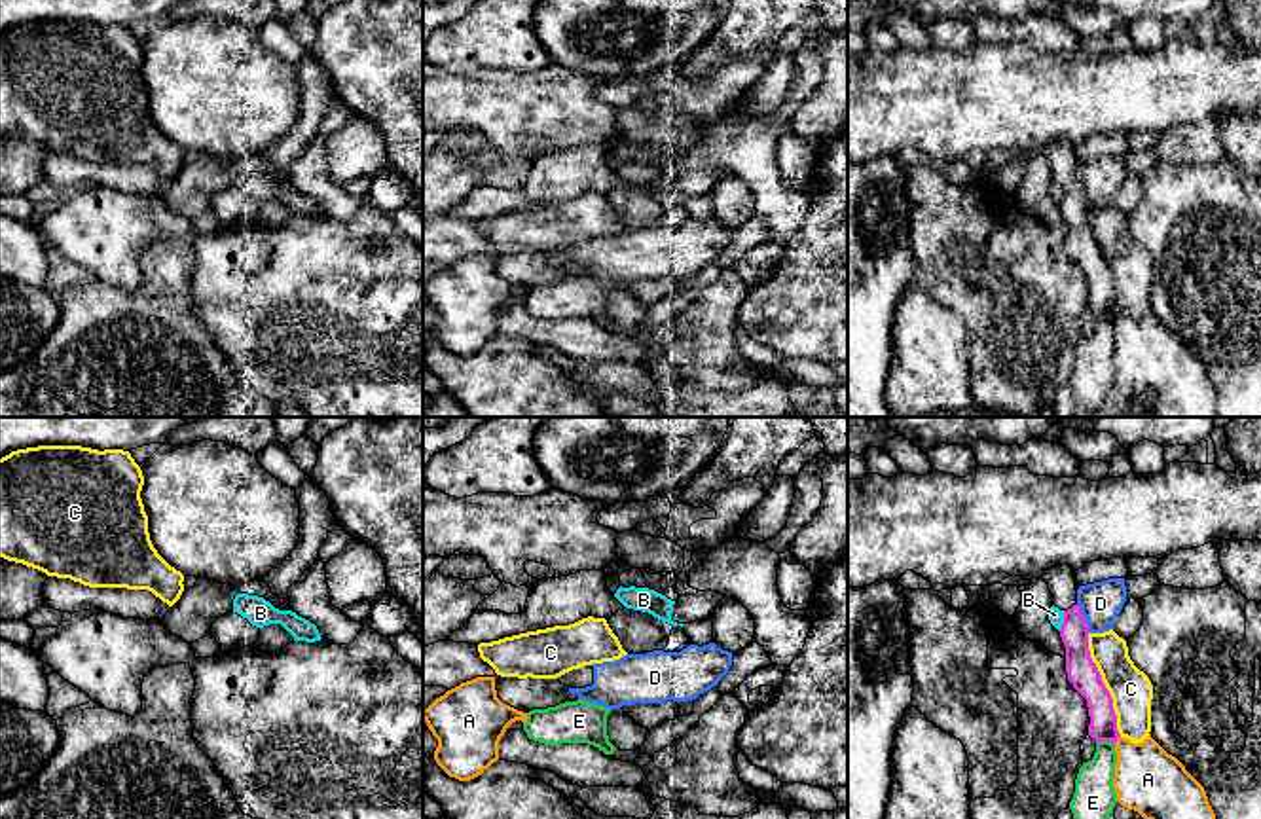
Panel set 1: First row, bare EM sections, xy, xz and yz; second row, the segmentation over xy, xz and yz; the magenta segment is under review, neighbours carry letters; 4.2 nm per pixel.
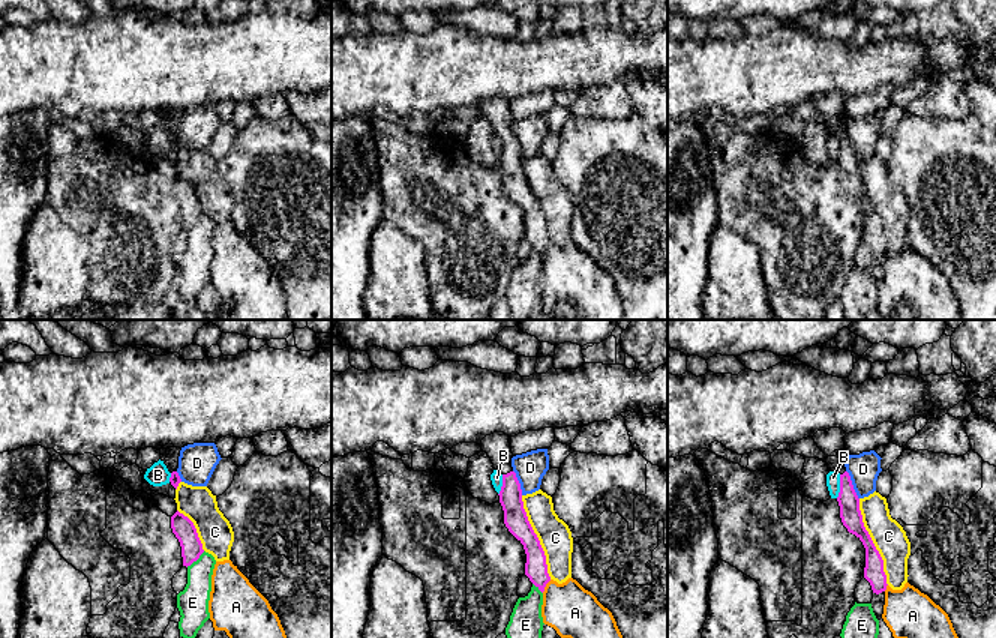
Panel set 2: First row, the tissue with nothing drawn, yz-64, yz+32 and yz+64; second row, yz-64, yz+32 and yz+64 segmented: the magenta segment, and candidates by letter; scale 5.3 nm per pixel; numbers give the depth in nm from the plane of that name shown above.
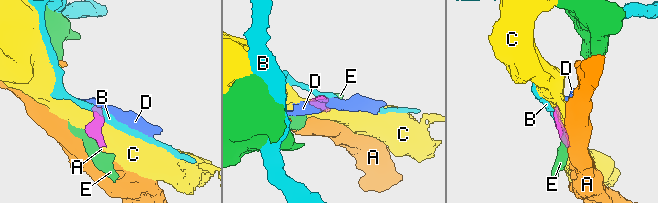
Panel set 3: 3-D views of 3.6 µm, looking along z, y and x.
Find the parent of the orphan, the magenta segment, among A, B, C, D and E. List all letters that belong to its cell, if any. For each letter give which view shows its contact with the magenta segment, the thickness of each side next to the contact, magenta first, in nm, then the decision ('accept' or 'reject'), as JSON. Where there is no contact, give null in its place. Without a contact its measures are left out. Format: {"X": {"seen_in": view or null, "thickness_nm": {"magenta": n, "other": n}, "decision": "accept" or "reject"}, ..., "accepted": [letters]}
{"A": {"seen_in": "yz", "thickness_nm": {"magenta": 120, "other": 280}, "decision": "reject"}, "B": {"seen_in": "yz", "thickness_nm": {"magenta": 130, "other": 60}, "decision": "reject"}, "C": {"seen_in": "yz", "thickness_nm": {"magenta": 130, "other": 180}, "decision": "reject"}, "D": {"seen_in": "yz", "thickness_nm": {"magenta": 130, "other": 170}, "decision": "reject"}, "E": {"seen_in": "yz", "thickness_nm": {"magenta": 120, "other": 180}, "decision": "reject"}, "accepted": []}

